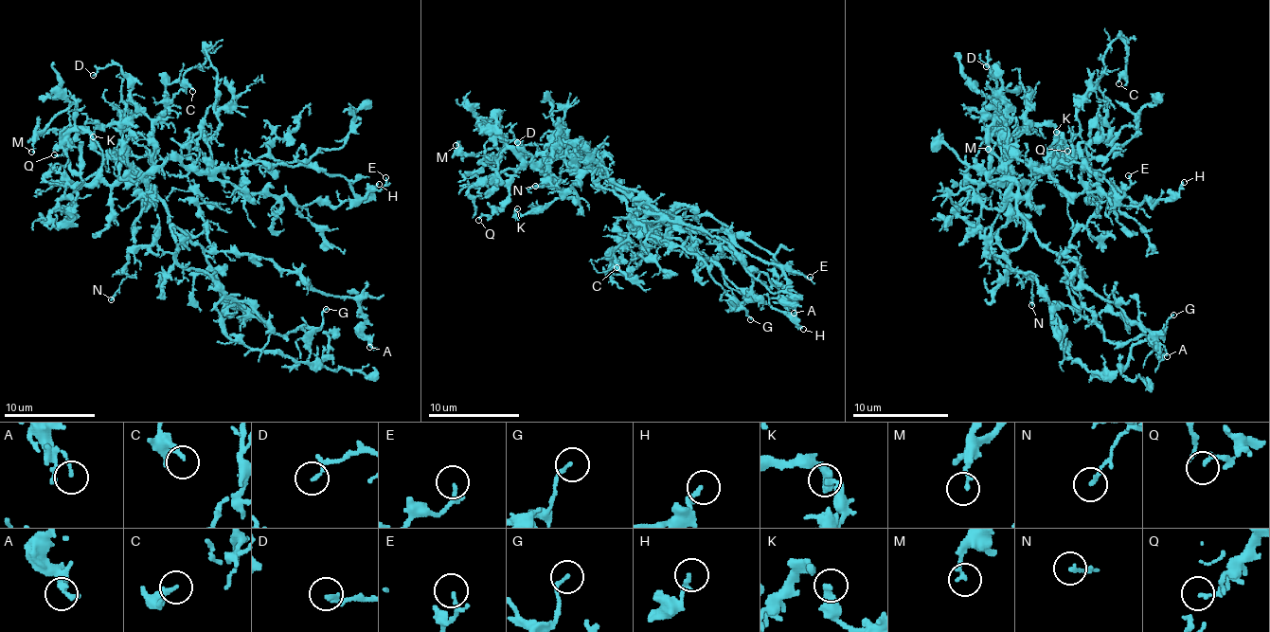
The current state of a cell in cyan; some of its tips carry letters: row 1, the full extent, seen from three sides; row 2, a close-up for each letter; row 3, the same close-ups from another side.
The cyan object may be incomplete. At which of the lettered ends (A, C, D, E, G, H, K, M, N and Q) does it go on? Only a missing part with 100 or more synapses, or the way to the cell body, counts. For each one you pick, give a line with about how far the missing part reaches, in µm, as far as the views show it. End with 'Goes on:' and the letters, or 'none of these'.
M: 140 µm
Goes on: M

